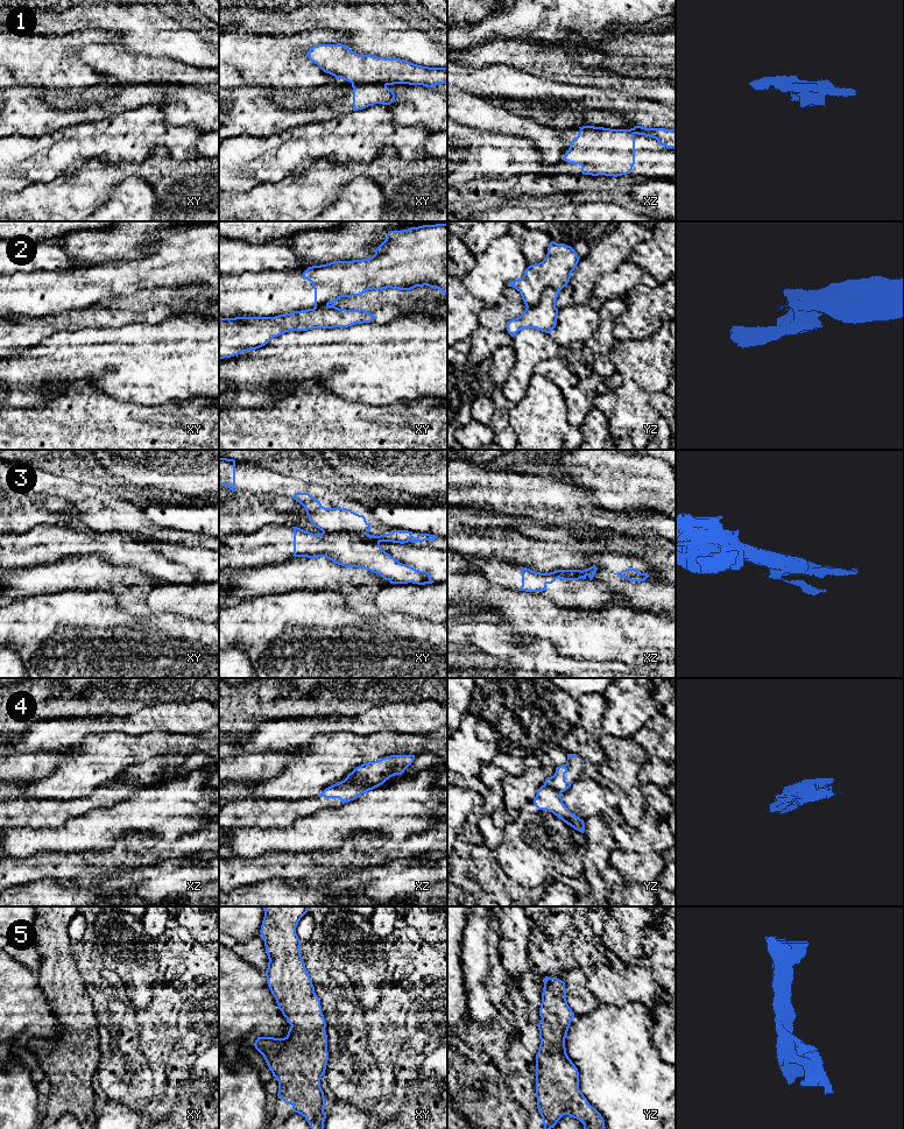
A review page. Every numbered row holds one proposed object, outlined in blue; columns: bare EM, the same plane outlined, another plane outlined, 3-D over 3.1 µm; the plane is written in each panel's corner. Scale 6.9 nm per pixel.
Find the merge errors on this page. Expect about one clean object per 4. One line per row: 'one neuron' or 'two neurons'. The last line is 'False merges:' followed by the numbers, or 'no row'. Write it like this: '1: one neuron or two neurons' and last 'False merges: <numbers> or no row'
1: two neurons
2: two neurons
3: two neurons
4: two neurons
5: one neuron
False merges: 1, 2, 3, 4

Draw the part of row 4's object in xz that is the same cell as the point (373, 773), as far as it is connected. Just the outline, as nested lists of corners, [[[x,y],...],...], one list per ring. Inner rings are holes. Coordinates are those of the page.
[[[390,755],[356,767],[346,778],[361,784],[375,785],[395,775],[402,775],[414,760],[415,755]]]

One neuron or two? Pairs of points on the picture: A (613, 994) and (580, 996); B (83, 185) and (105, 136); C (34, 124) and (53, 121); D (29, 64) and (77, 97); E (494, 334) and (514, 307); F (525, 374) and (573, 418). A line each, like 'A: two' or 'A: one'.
A: two
B: two
C: one
D: two
E: one
F: two

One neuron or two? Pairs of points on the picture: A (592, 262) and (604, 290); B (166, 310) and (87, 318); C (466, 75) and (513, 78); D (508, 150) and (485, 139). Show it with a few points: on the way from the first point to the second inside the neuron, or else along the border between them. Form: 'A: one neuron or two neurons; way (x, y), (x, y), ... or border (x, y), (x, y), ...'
A: two neurons; border (622, 262), (615, 269), (597, 277), (592, 295)
B: one neuron; way (146, 315), (107, 317)
C: one neuron; way (478, 78), (501, 78)
D: one neuron; way (502, 147), (491, 145)

